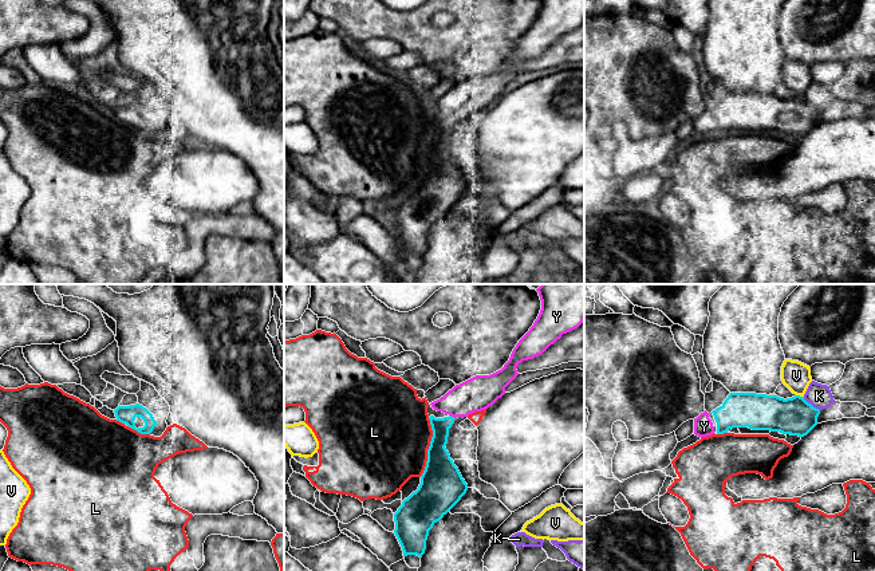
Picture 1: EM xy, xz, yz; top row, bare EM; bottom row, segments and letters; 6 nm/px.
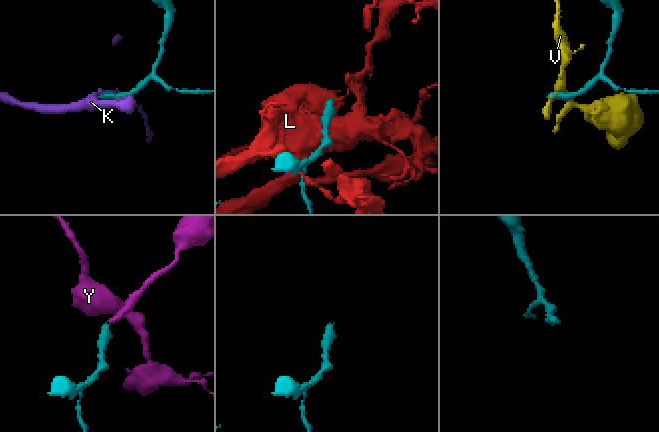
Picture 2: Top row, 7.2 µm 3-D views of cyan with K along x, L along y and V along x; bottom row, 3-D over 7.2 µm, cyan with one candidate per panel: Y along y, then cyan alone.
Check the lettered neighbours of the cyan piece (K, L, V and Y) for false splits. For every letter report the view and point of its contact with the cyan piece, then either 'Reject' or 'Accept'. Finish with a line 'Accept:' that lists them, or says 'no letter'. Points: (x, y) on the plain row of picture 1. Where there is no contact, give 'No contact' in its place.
K: Touches cyan at yz (810, 103). Reject
L: Touches cyan at xz (429, 146). Reject
V: Touches cyan at yz (799, 95). Reject
Y: Touches cyan at xz (450, 115). Accept
Accept: Y

